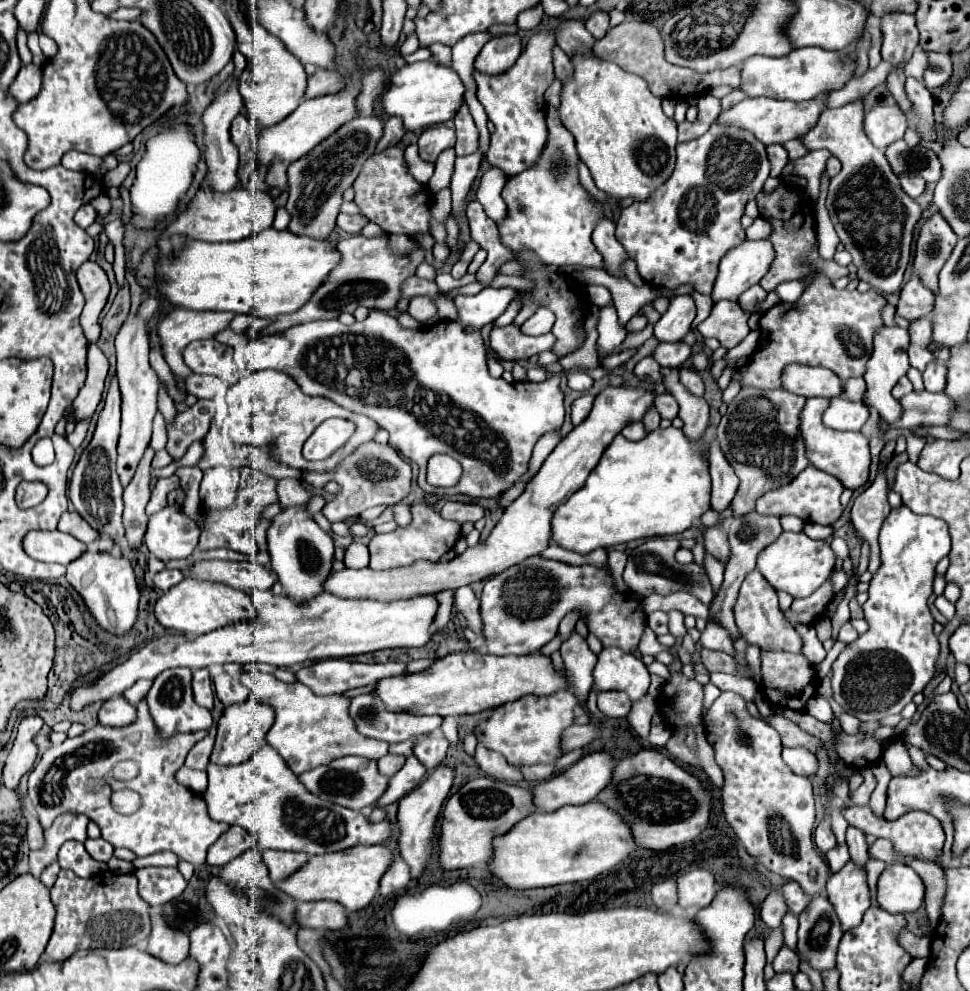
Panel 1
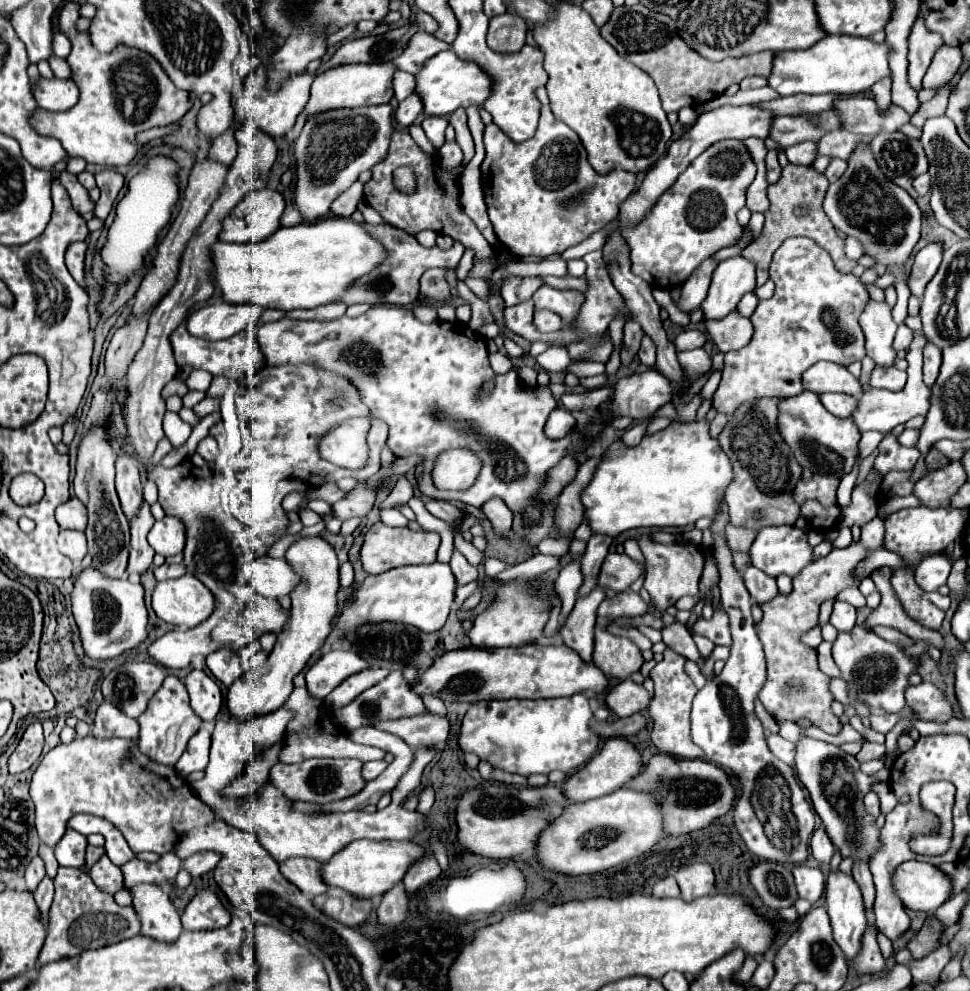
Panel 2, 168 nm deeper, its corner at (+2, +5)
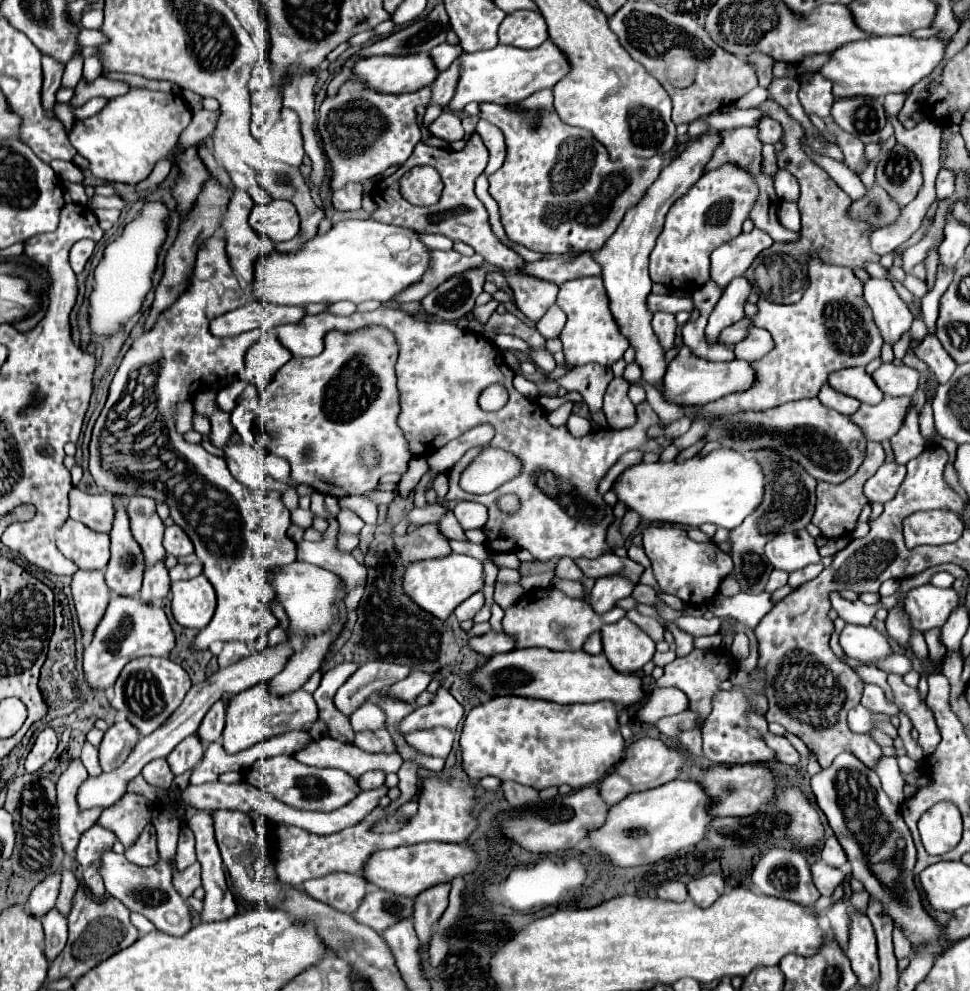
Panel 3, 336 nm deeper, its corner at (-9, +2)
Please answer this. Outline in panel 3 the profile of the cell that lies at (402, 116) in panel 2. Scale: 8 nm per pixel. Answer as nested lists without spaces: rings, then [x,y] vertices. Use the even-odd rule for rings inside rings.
[[[455,60],[445,72],[439,72],[439,78],[433,82],[433,104],[441,104],[447,106],[447,102],[453,98],[457,82],[459,82],[459,74],[461,74],[461,64],[459,60]]]

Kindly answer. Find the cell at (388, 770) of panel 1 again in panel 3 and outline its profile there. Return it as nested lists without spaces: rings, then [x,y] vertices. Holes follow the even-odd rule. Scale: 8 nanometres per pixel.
[[[367,772],[359,778],[359,788],[361,790],[373,790],[373,788],[381,788],[385,782],[385,774],[383,772]]]

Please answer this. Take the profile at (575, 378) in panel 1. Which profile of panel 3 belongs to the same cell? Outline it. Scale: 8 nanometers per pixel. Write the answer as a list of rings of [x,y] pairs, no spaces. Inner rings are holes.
[[[613,378],[607,388],[603,412],[611,428],[627,428],[635,424],[635,406],[629,400],[627,390],[629,384],[623,378]]]

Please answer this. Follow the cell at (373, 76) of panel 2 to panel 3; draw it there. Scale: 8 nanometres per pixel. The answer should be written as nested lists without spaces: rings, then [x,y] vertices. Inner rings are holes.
[[[407,54],[407,56],[369,56],[355,64],[353,76],[363,78],[373,90],[383,90],[385,94],[415,92],[429,86],[437,78],[431,56]]]

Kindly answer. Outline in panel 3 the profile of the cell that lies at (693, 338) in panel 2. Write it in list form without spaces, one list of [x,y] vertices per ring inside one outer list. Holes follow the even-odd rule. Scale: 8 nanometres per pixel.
[[[743,318],[741,322],[735,322],[733,326],[729,326],[727,330],[723,330],[723,334],[719,336],[721,344],[727,344],[727,346],[733,346],[737,342],[741,342],[747,332],[749,332],[749,326],[751,326],[751,320],[749,318]]]

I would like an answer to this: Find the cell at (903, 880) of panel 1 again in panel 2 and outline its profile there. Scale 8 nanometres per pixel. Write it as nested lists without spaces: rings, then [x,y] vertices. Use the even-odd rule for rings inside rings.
[[[906,861],[894,869],[892,887],[906,909],[936,911],[950,895],[950,881],[930,863]]]

